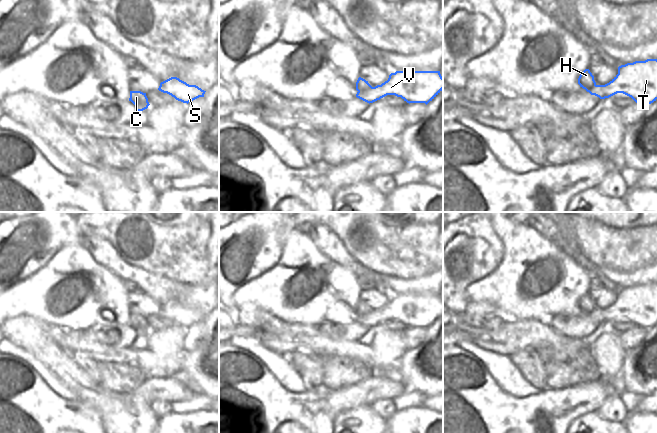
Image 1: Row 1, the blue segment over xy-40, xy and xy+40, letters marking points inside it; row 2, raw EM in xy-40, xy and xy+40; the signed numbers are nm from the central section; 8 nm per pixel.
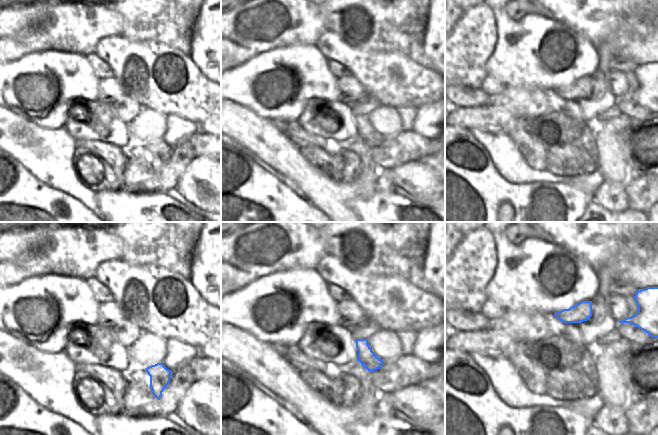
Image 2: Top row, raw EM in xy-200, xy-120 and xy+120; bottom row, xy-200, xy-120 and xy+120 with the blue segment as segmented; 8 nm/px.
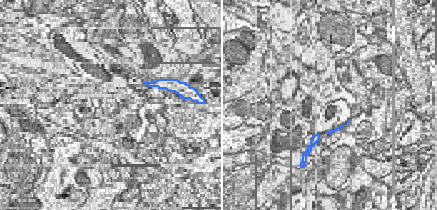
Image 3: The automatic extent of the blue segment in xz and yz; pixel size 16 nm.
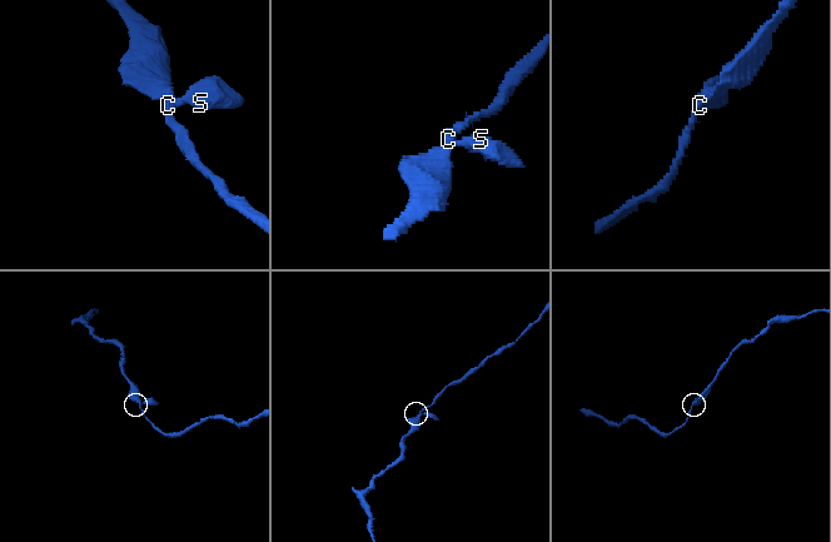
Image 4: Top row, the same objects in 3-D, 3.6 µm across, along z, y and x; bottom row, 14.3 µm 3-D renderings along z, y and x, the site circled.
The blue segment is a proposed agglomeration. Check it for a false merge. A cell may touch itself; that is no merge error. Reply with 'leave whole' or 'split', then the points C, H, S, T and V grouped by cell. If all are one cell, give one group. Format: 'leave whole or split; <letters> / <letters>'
leave whole; C H S T V

